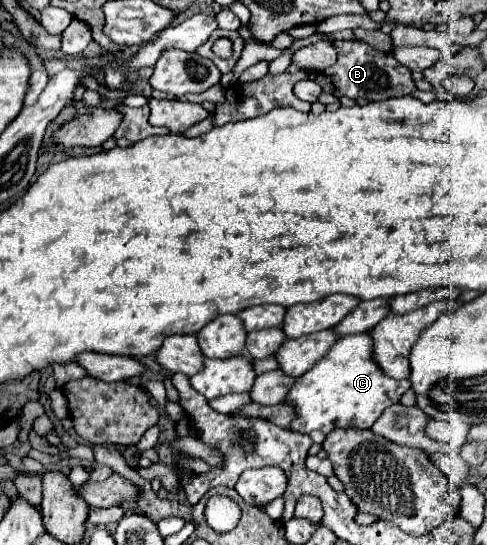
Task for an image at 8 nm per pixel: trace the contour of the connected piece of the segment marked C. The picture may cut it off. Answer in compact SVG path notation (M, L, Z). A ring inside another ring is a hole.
M368 332L344 336L336 342L336 346L330 348L330 352L322 360L318 360L314 364L314 368L310 368L304 376L300 376L296 380L296 384L290 388L290 392L286 396L286 402L292 404L298 412L298 418L290 424L292 430L304 432L304 434L310 434L312 430L322 430L324 434L328 434L330 430L334 430L338 426L340 428L350 428L350 426L370 428L390 404L400 400L400 396L410 388L410 380L394 380L394 378L386 376L374 358L372 344L374 342Z

